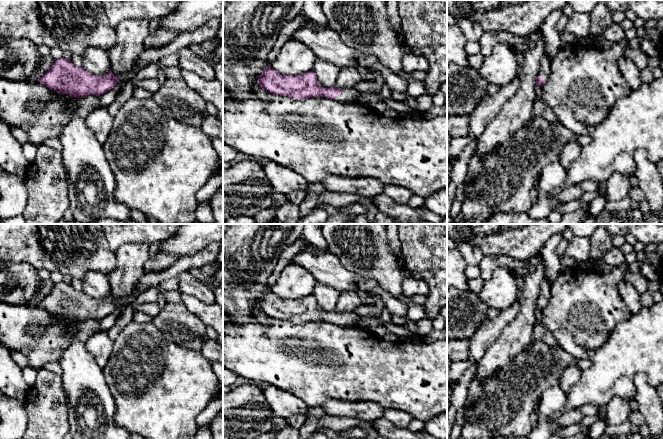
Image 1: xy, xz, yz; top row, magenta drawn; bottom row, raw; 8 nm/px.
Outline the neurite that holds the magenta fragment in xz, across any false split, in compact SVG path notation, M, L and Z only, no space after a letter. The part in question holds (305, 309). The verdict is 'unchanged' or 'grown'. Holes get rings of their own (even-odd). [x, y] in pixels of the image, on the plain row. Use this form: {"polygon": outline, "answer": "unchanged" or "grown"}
{"polygon": "M270 290L258 302L258 308L273 319L283 319L296 323L326 321L345 327L356 327L362 319L355 312L338 313L335 310L324 312L318 308L314 295L299 299L282 299Z", "answer": "grown"}

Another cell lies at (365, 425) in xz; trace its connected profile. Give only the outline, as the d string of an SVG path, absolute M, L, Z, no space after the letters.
M361 420L358 427L360 429L363 429L366 431L367 436L365 439L376 439L376 436L378 433L374 430L374 428L371 426L371 422Z

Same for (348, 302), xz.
M344 291L340 294L335 311L343 314L350 313L354 312L360 305L362 302L356 292Z

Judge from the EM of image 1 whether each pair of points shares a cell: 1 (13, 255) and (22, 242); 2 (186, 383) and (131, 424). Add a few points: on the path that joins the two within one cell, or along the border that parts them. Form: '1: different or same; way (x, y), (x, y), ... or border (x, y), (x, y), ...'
1: same; way (13, 252), (19, 245)
2: same; way (172, 389), (165, 394), (161, 394), (145, 410)

